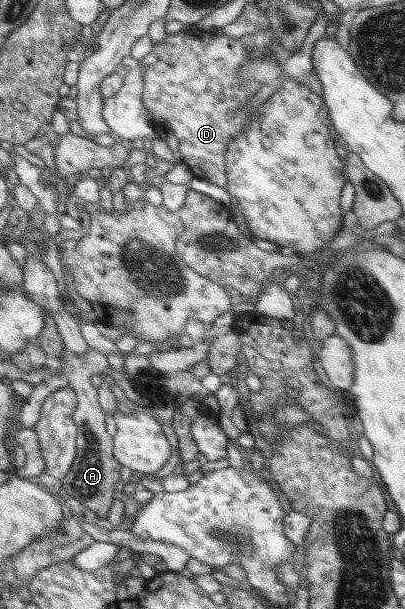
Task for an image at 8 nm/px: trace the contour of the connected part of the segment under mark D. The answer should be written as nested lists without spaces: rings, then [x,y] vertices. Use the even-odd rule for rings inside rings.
[[[269,26],[265,31],[240,39],[216,36],[210,31],[201,37],[185,33],[167,35],[162,42],[153,44],[152,52],[158,61],[145,66],[141,101],[152,120],[160,125],[160,130],[167,124],[172,134],[176,135],[182,161],[195,178],[225,188],[228,179],[225,165],[227,146],[232,137],[242,132],[242,128],[245,130],[250,120],[246,112],[242,114],[238,108],[242,108],[248,98],[264,85],[253,78],[242,78],[240,81],[236,72],[254,55],[278,61],[270,51],[270,42],[276,40],[279,43],[280,39]]]

